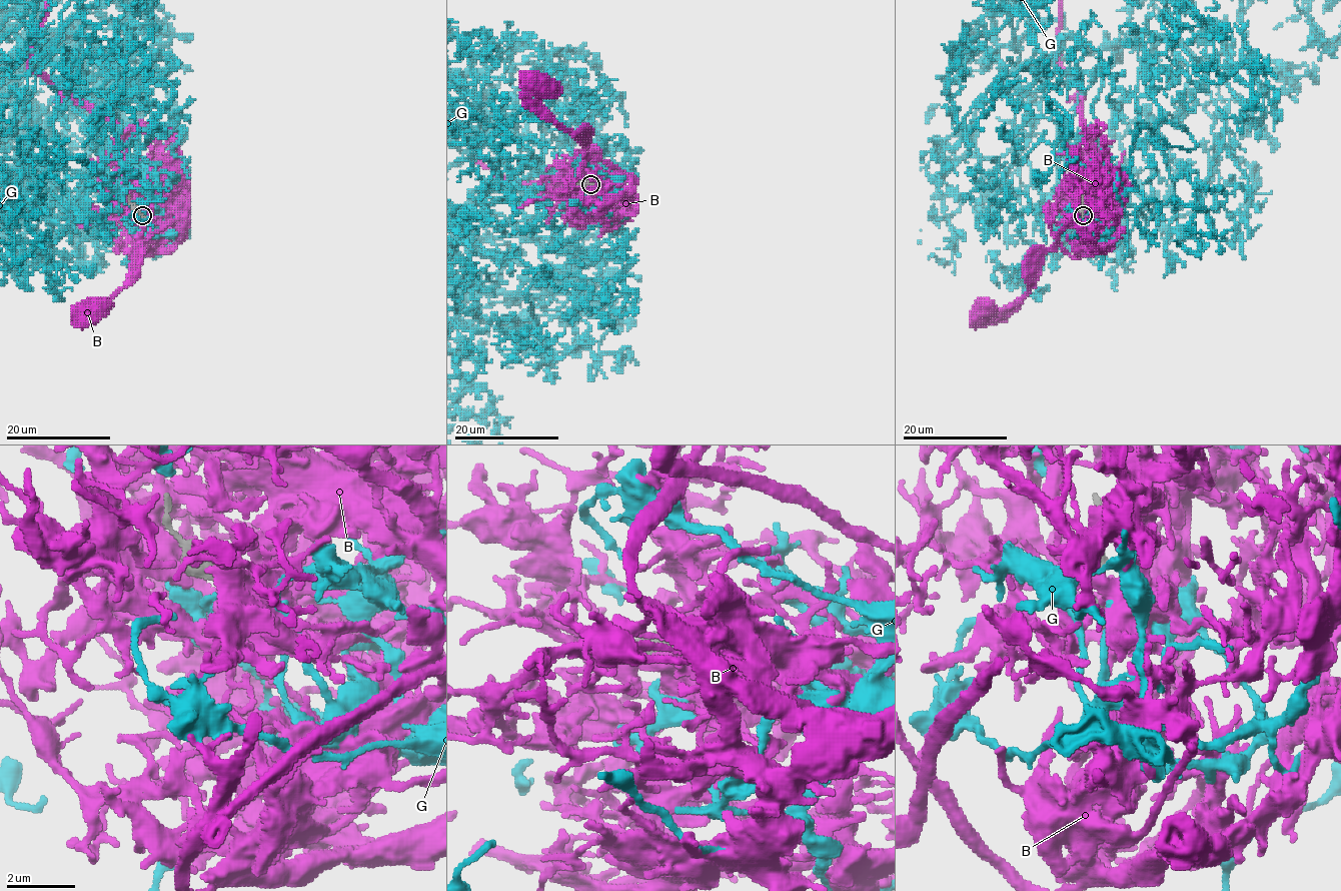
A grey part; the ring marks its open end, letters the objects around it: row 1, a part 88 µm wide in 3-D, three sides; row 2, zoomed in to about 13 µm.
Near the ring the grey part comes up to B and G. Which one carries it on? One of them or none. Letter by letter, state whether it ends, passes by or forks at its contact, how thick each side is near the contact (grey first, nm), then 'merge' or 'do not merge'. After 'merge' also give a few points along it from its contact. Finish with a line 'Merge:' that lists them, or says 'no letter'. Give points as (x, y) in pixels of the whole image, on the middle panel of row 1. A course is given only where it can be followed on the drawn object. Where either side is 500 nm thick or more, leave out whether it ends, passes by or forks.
B: it passes by; calibres 280 and 360 nm; do not merge
G: it passes by; calibres 280 and 360 nm; merge
Merge: G

